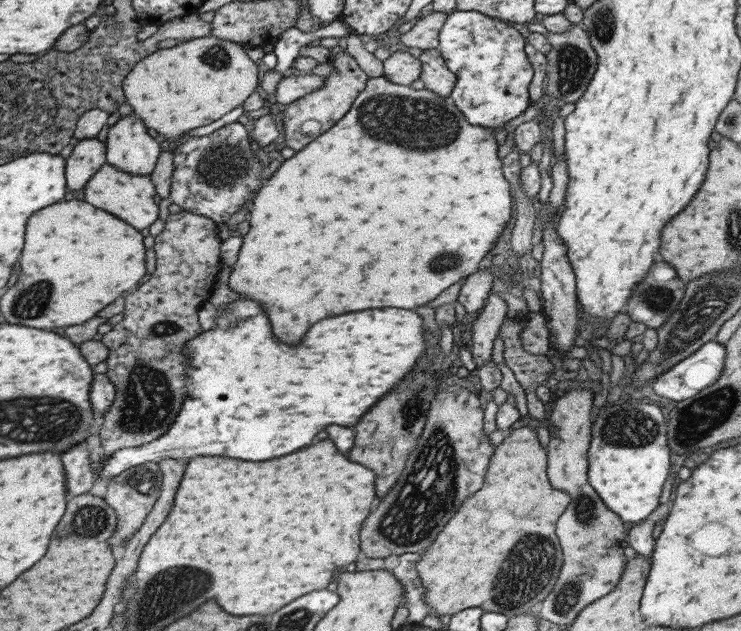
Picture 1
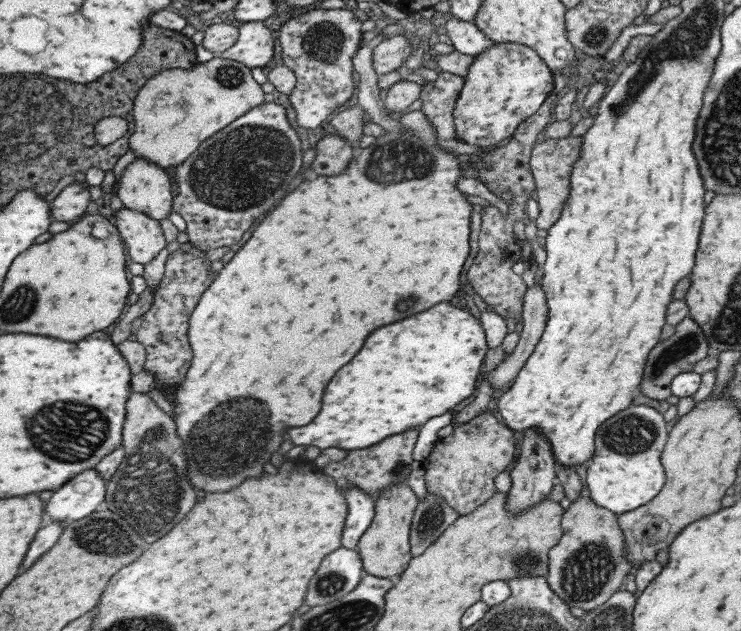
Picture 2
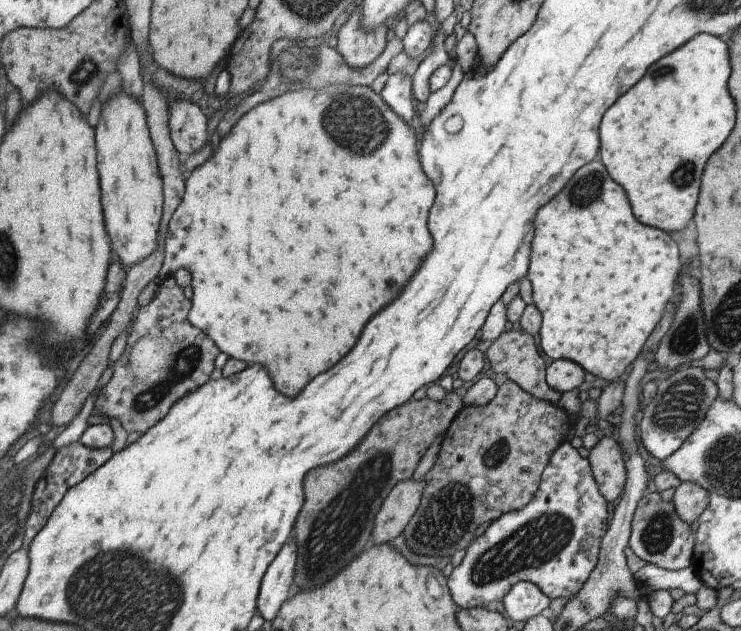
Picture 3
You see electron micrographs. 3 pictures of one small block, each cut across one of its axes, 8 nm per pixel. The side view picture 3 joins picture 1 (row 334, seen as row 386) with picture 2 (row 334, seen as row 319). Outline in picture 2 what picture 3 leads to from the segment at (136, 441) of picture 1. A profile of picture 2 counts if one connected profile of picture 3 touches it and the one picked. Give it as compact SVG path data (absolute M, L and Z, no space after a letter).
M193 245L187 252L180 248L170 253L165 273L154 290L154 301L140 318L142 323L136 330L136 341L140 341L146 349L144 368L153 372L156 388L170 386L176 389L188 372L194 353L188 336L190 315L200 302L200 296L212 284L211 264L212 261L206 260L206 252Z

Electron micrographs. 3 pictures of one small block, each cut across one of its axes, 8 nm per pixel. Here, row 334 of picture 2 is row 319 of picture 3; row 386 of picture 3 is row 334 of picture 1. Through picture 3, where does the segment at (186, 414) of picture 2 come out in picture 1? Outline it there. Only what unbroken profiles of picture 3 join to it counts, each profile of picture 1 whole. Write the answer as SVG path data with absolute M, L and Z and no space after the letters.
M384 76L370 77L366 82L366 89L360 92L349 112L331 129L323 132L300 152L296 152L290 160L286 160L278 168L278 172L274 172L274 176L268 178L256 192L256 202L252 200L250 212L250 232L242 236L244 244L229 276L230 288L252 300L258 300L264 312L268 312L276 336L286 344L298 344L308 328L316 320L322 320L326 316L386 306L412 310L434 300L448 286L477 272L480 260L488 256L488 252L494 248L495 242L508 226L512 214L511 188L503 175L503 161L498 158L500 147L496 143L495 134L494 129L469 124L464 114L448 98L436 96L426 88L415 90L410 86L394 84Z

